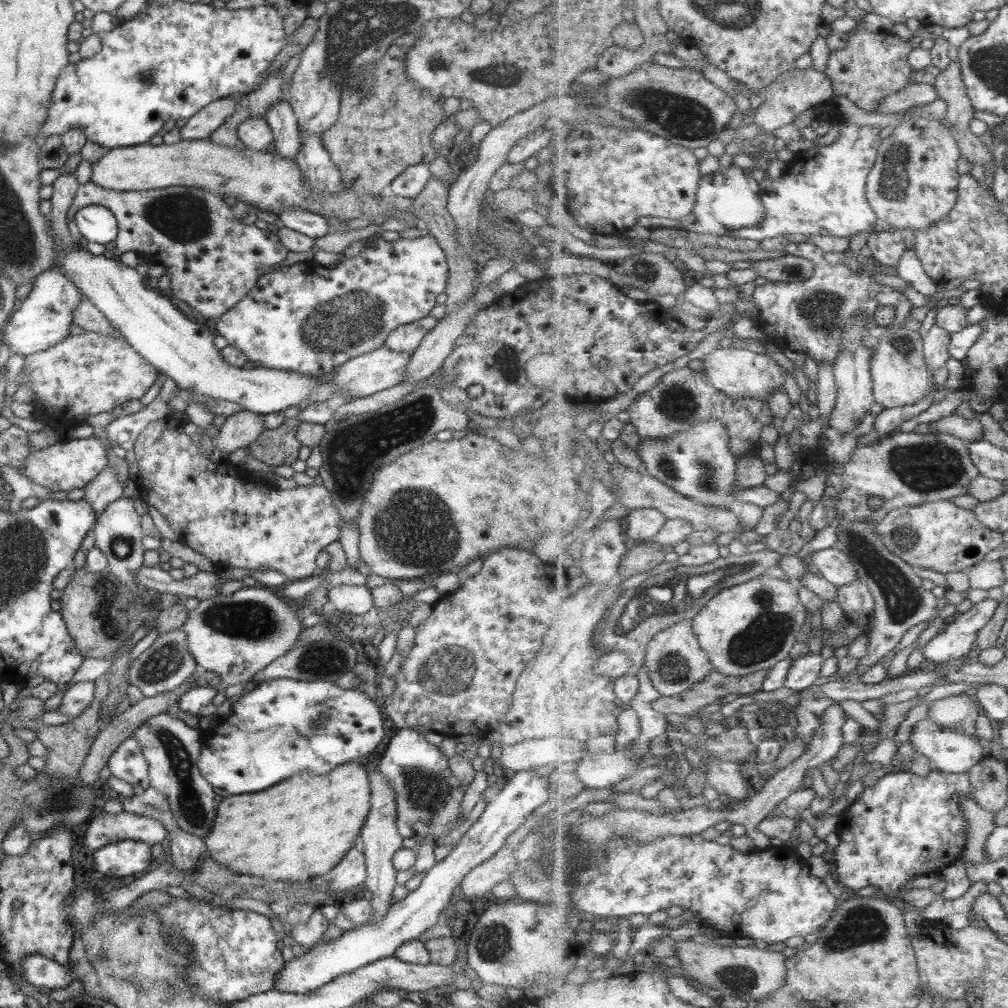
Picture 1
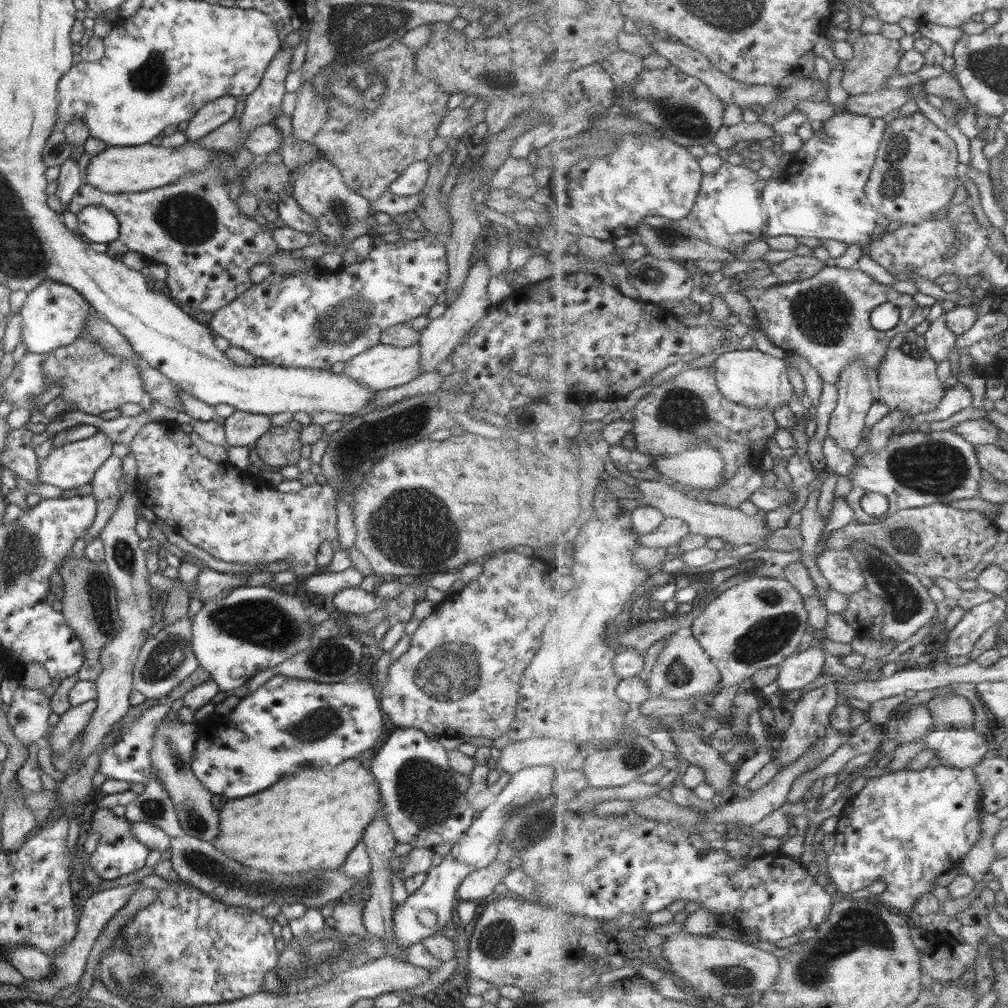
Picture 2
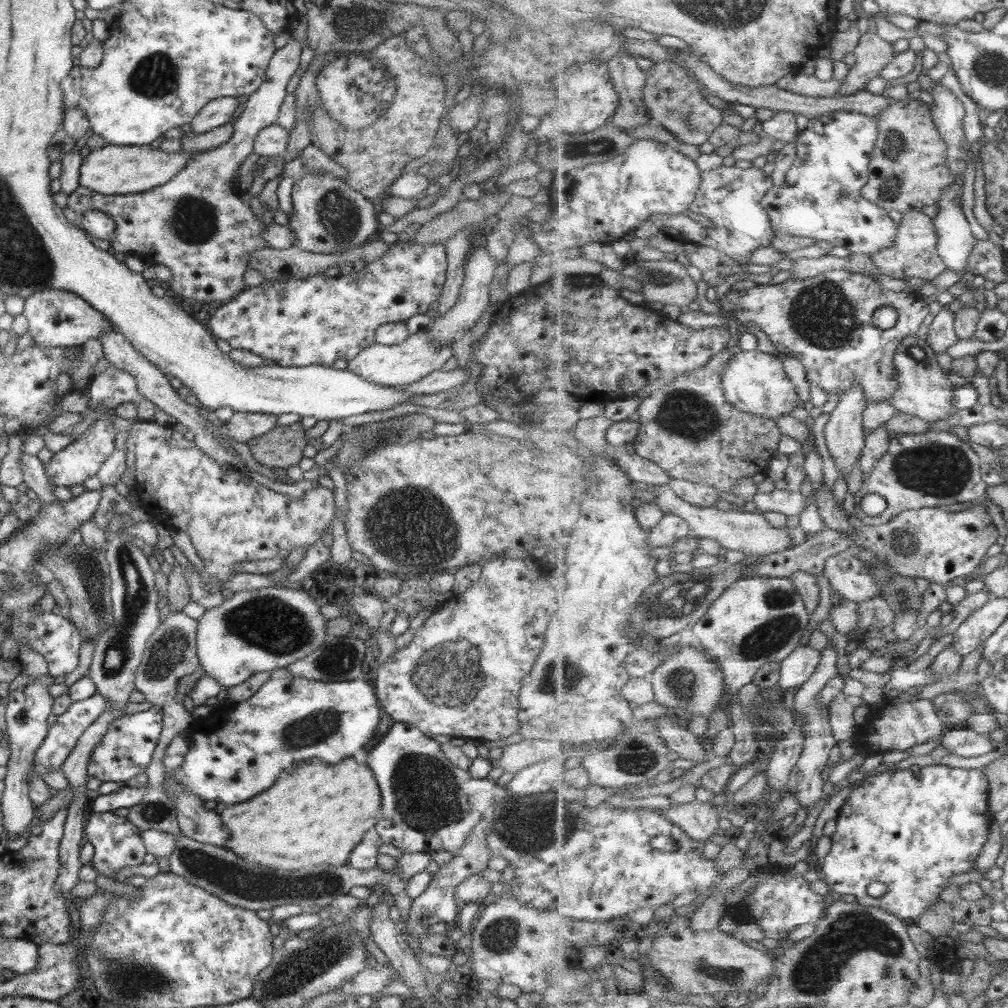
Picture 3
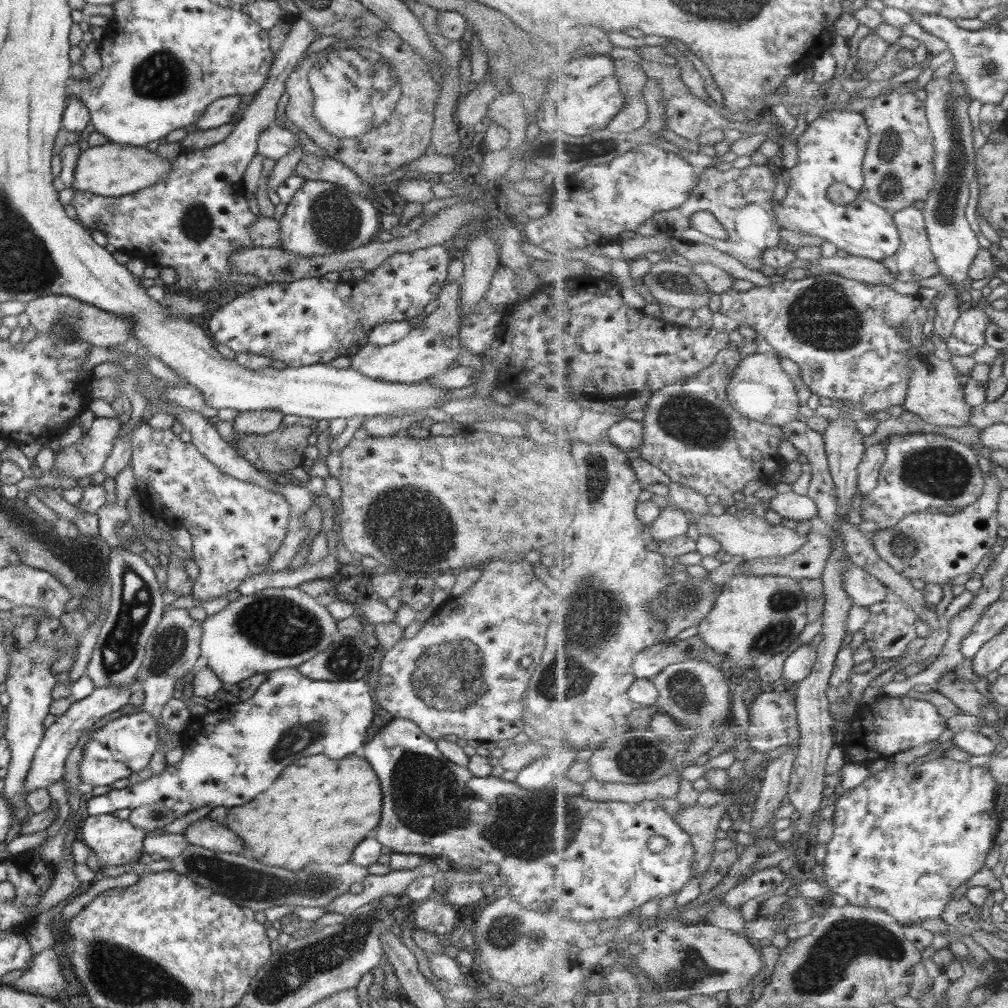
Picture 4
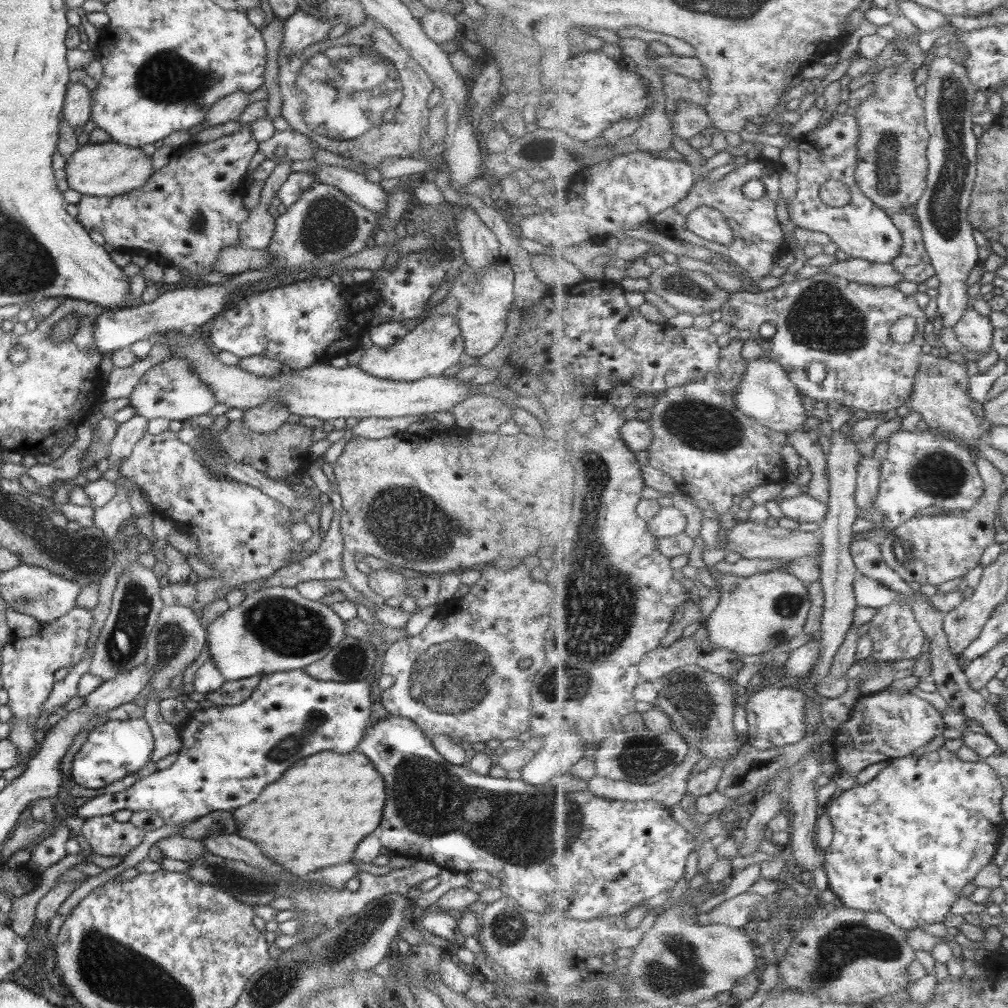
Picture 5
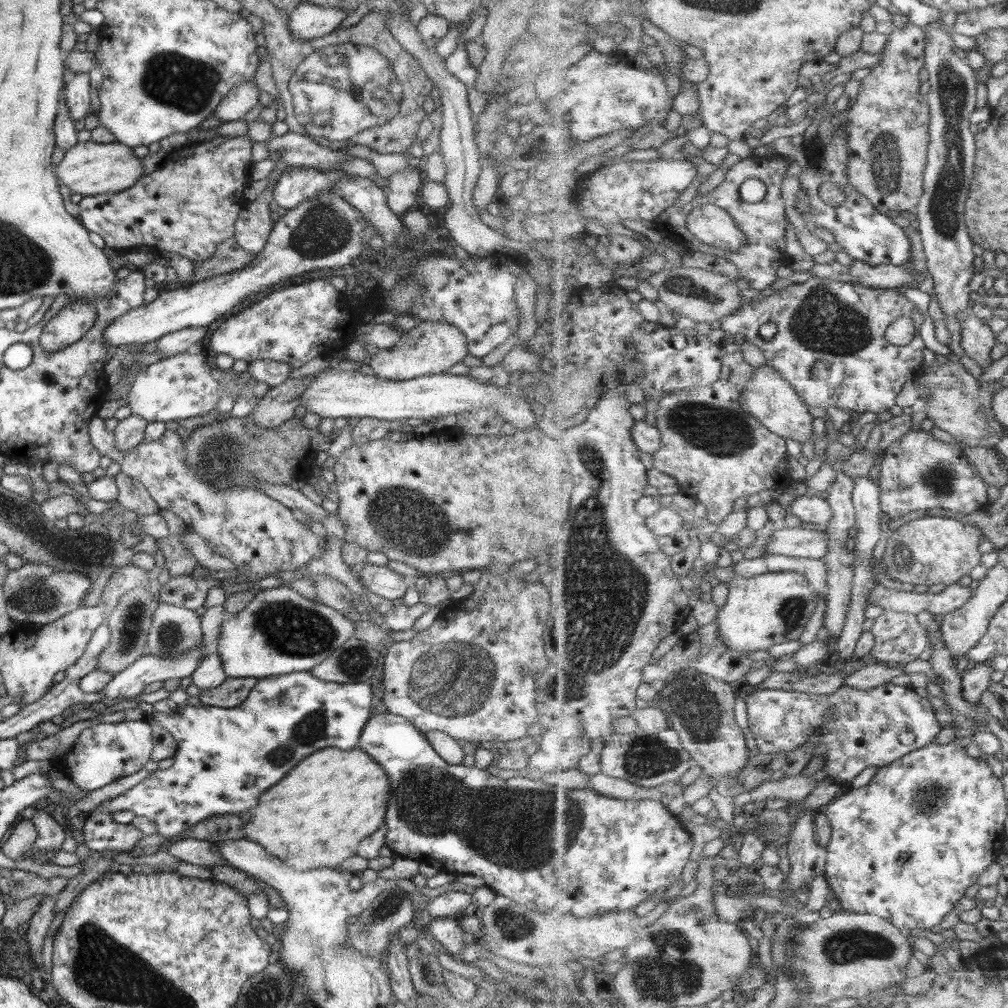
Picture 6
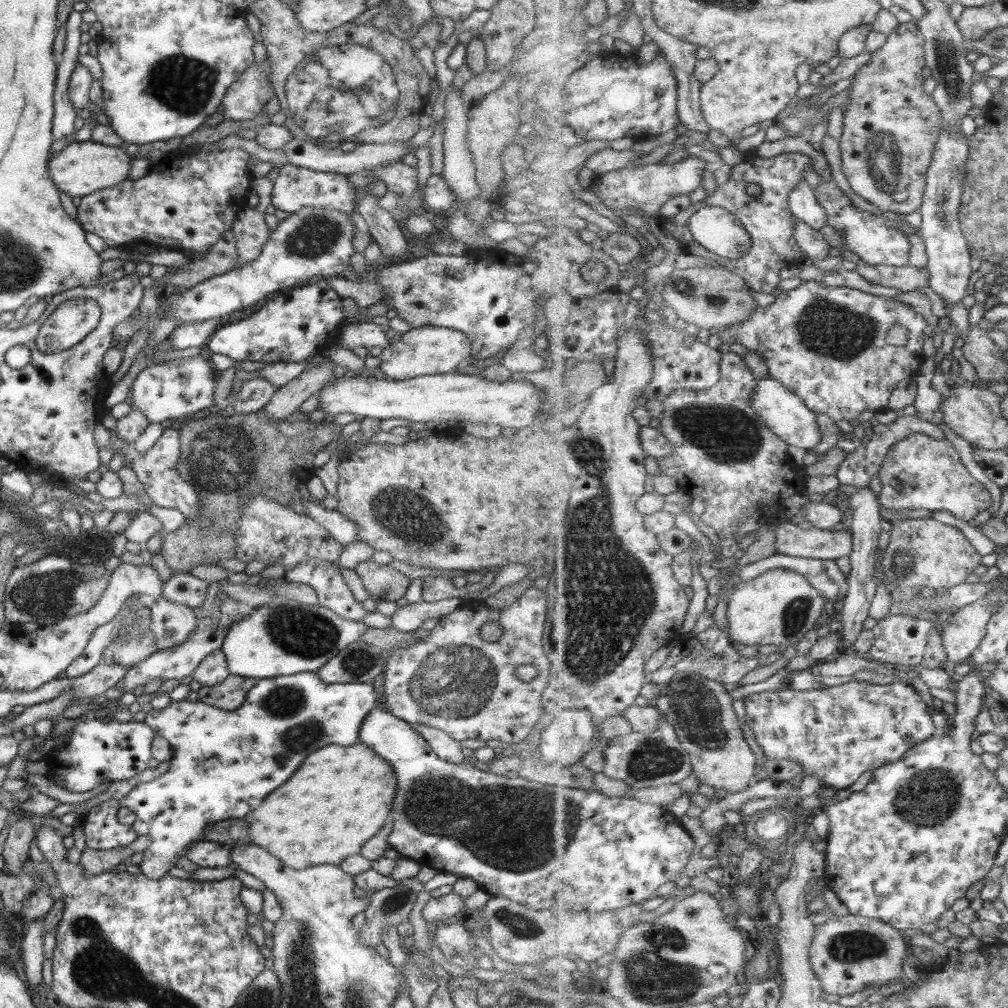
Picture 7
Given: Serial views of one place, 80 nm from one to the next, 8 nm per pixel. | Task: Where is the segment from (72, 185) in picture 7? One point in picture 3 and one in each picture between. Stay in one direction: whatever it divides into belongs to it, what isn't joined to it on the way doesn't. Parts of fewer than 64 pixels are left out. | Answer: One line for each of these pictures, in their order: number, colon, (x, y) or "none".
3: (112, 170)
4: (111, 170)
5: (107, 170)
6: (87, 168)

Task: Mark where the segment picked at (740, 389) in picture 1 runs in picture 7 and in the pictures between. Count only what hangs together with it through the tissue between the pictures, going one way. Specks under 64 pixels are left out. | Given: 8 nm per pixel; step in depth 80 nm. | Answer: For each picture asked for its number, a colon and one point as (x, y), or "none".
2: (759, 380)
3: (755, 382)
4: (761, 389)
5: (766, 393)
6: (769, 397)
7: (787, 415)

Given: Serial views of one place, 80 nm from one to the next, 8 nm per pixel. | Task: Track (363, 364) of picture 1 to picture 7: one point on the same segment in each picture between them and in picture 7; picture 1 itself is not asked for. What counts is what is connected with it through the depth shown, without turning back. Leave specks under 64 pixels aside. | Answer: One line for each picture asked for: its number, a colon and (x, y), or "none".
2: (382, 366)
3: (407, 362)
4: (427, 349)
5: (434, 344)
6: (428, 348)
7: (426, 350)

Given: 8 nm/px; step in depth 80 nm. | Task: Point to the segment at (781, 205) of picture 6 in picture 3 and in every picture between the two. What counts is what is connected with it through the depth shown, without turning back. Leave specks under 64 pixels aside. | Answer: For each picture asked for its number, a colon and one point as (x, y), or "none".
3: (731, 197)
4: (741, 199)
5: (758, 234)

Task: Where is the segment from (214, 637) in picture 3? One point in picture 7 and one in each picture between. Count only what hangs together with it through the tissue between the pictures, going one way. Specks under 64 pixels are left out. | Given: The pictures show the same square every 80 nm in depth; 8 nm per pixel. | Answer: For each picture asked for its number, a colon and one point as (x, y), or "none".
4: (276, 628)
5: (274, 629)
6: (279, 632)
7: (280, 638)

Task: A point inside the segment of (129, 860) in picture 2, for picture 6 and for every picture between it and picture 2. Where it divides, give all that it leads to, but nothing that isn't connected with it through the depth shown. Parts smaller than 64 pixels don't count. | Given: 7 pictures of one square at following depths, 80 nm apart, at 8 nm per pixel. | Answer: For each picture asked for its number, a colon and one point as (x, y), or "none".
3: (116, 843)
4: (114, 842)
5: (105, 836)
6: (100, 832)

